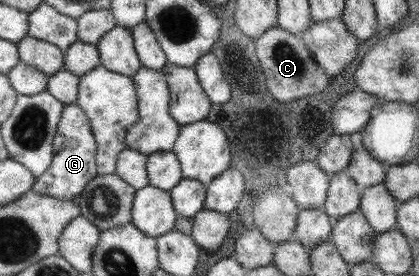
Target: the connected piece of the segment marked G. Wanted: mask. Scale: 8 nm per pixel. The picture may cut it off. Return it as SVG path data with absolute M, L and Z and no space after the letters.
M76 103L66 104L64 113L54 139L54 158L52 166L36 178L32 191L43 195L51 195L61 200L77 200L83 190L98 175L98 143L92 130L88 115Z

